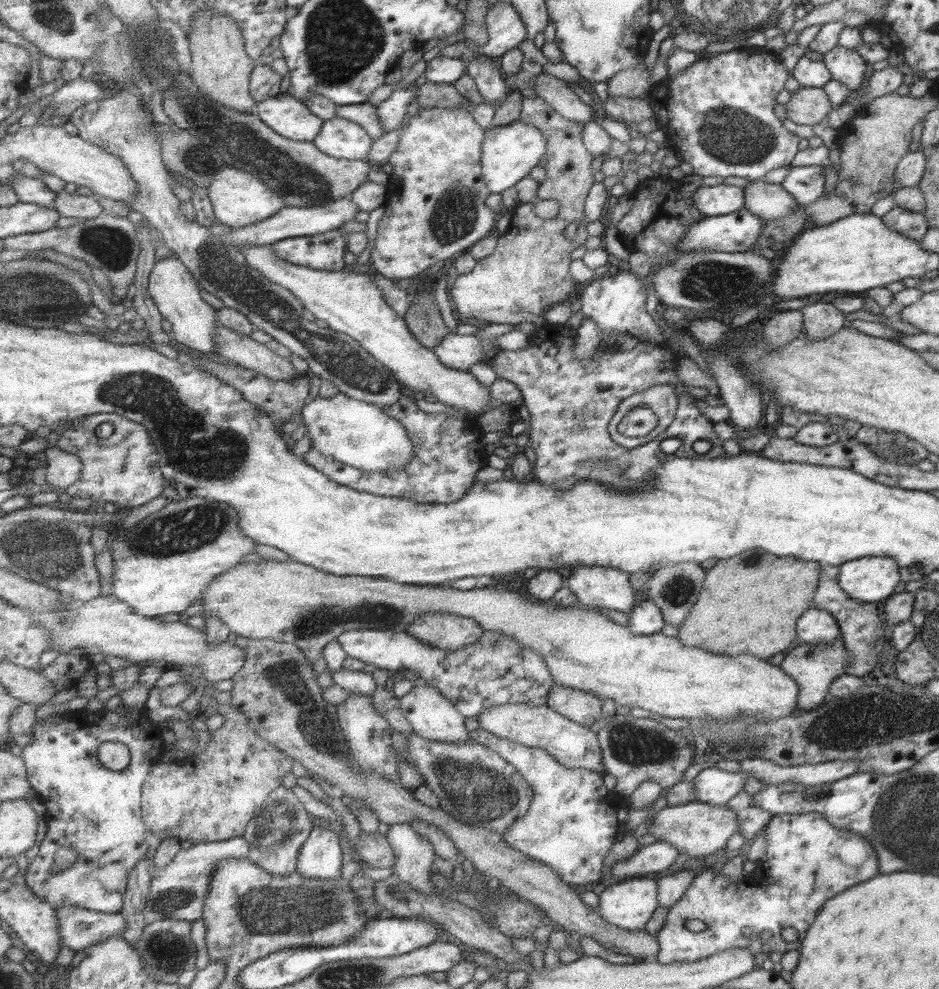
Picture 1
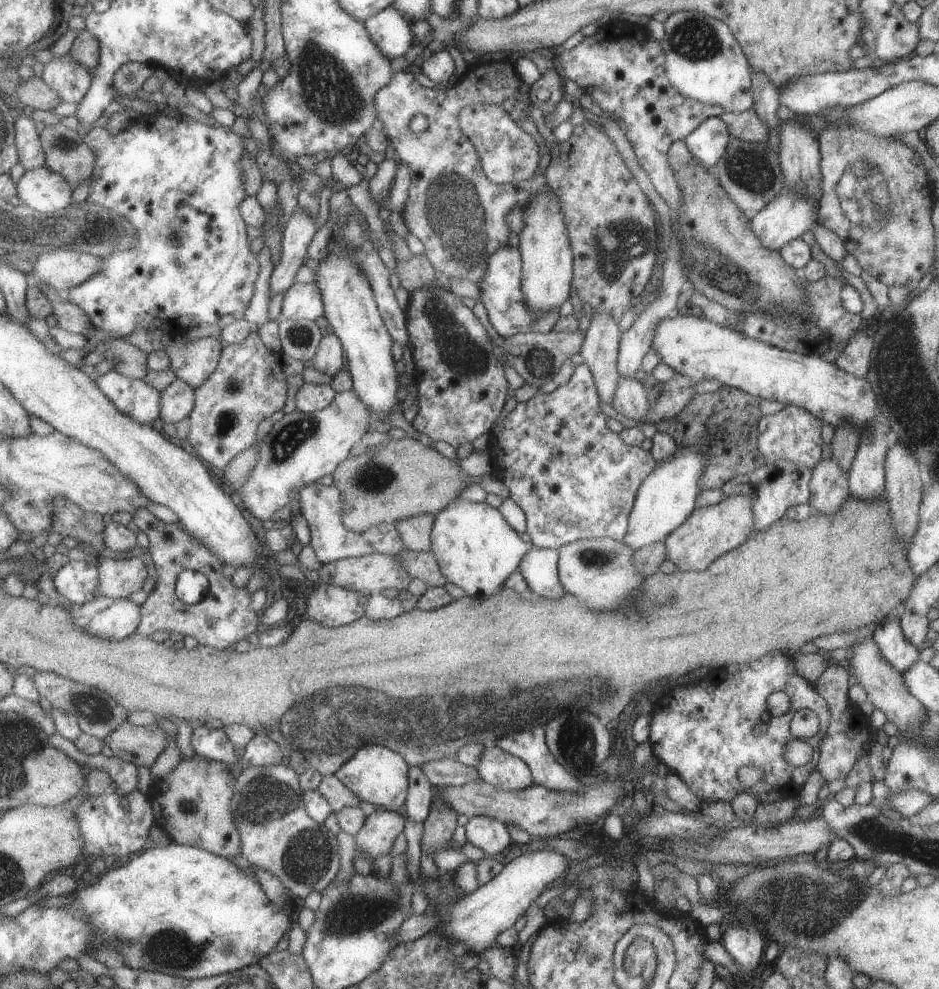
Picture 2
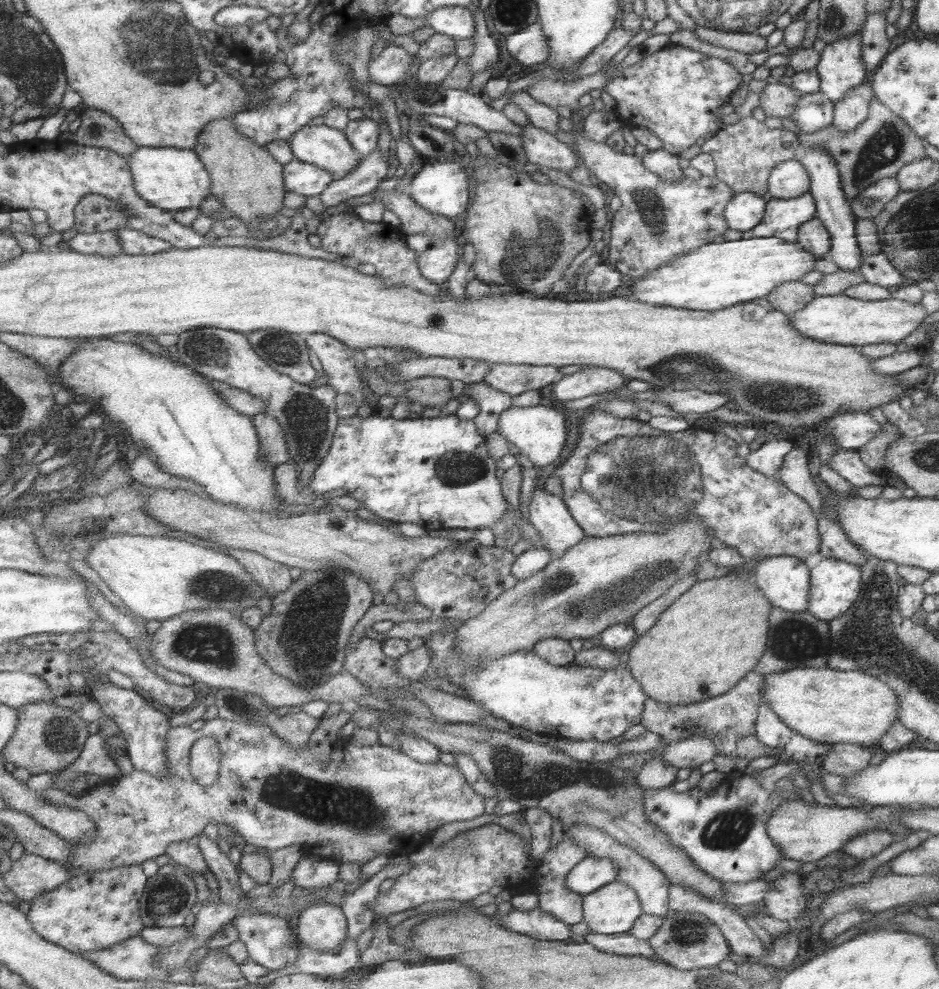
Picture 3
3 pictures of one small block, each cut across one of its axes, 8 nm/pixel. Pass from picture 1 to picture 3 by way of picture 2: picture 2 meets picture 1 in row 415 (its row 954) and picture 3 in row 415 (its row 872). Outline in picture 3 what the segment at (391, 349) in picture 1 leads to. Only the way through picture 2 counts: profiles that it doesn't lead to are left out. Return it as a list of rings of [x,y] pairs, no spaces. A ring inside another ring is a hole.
[[[549,404],[522,407],[513,405],[499,416],[498,430],[506,440],[516,445],[529,458],[533,465],[547,466],[559,458],[565,442],[567,442],[567,412],[561,408],[555,410]]]

